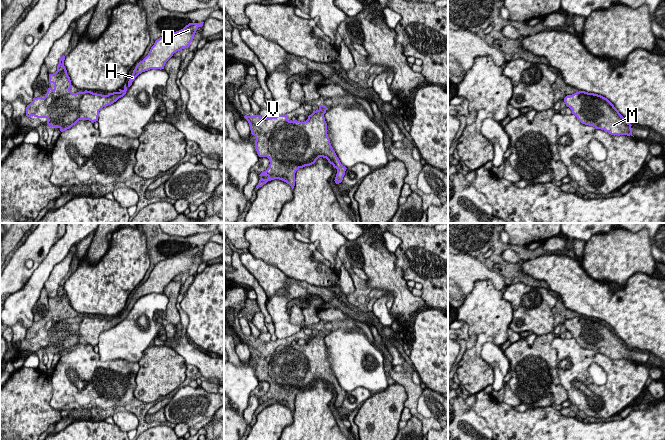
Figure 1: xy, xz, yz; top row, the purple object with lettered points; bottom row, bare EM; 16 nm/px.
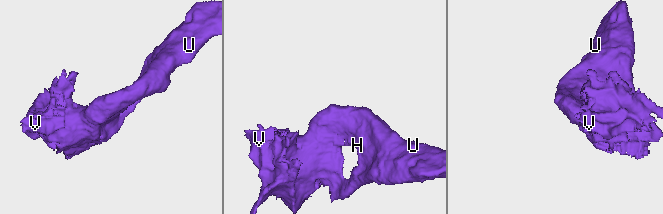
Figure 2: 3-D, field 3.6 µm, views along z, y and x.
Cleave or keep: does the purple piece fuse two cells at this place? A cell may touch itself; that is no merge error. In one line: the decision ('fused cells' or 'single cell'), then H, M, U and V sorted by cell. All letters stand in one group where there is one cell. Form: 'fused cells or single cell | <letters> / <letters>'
single cell | H M U V

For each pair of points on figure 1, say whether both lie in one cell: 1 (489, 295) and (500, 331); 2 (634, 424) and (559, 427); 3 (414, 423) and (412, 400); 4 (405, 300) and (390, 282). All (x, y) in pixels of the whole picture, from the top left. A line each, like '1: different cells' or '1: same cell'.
1: same cell
2: same cell
3: different cells
4: same cell

